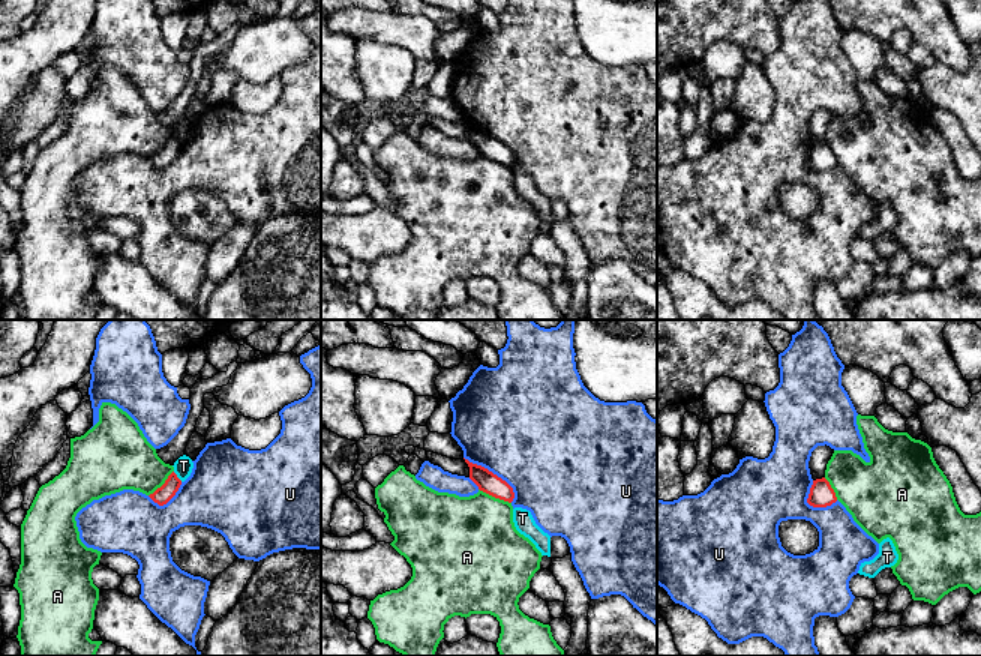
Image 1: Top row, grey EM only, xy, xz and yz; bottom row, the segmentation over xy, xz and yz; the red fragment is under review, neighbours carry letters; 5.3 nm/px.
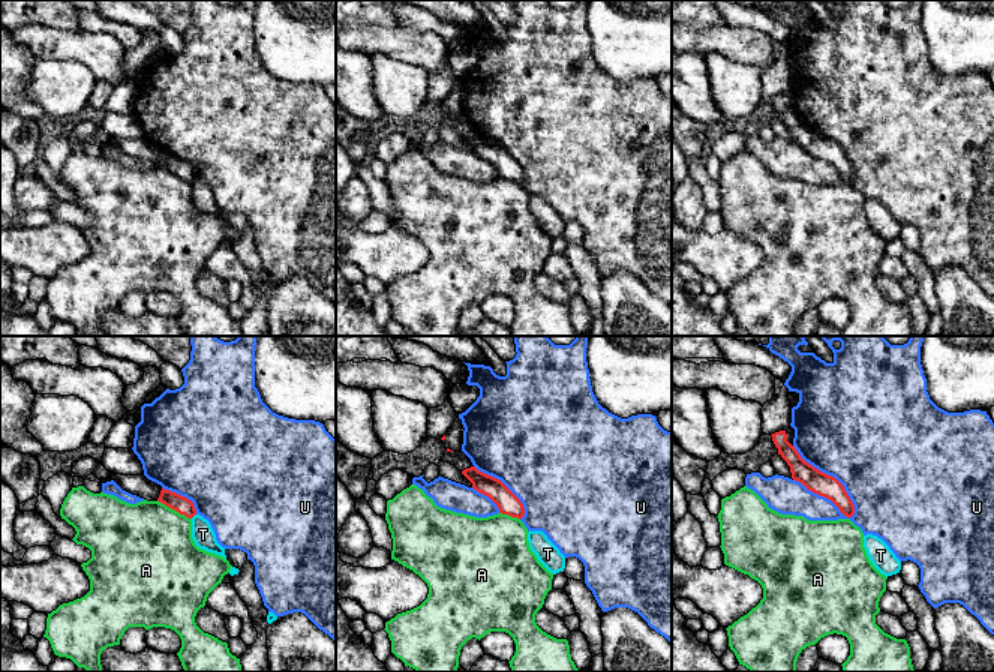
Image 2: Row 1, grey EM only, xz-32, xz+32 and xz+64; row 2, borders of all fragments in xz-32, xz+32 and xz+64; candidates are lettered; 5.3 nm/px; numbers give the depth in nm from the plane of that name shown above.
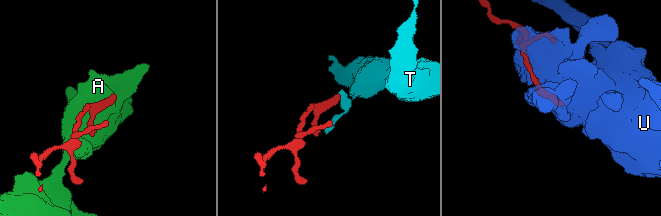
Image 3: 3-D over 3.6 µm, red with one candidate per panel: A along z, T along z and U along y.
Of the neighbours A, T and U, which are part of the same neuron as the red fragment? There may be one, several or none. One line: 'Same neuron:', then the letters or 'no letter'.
Same neuron: no letter

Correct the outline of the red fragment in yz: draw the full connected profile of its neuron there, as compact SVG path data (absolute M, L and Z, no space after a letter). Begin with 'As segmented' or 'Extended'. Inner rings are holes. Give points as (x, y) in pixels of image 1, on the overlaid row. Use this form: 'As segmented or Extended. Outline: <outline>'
As segmented. Outline: M822 477L813 480L807 503L813 507L826 507L837 501L836 492L830 482Z

